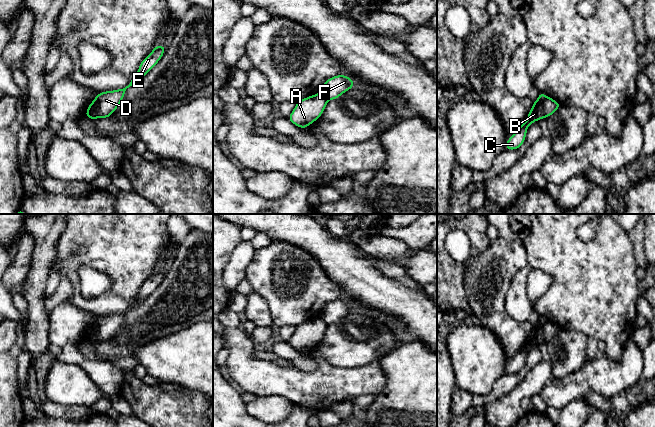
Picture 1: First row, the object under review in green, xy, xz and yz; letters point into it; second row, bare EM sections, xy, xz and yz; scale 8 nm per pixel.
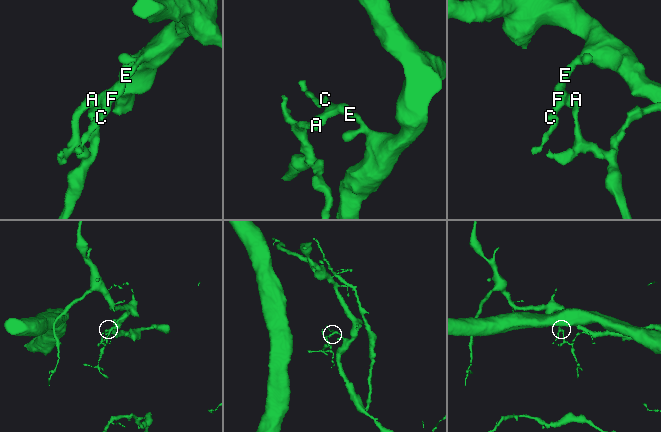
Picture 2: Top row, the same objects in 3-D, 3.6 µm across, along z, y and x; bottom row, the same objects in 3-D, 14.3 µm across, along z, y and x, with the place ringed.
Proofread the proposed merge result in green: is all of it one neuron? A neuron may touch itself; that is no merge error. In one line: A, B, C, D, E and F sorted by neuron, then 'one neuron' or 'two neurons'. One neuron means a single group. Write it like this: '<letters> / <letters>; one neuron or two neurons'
A / B C D E F; two neurons

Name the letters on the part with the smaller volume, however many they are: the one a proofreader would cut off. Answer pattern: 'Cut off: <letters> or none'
Cut off: A

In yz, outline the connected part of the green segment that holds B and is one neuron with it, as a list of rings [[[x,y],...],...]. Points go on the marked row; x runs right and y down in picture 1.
[[[539,93],[537,100],[533,103],[531,110],[528,113],[527,120],[516,130],[512,137],[507,139],[506,149],[519,149],[526,139],[527,128],[535,121],[544,118],[544,100],[547,96],[544,93]]]

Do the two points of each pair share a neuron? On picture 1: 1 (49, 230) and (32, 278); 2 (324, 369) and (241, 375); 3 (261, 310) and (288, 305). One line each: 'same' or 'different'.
1: same
2: same
3: different

